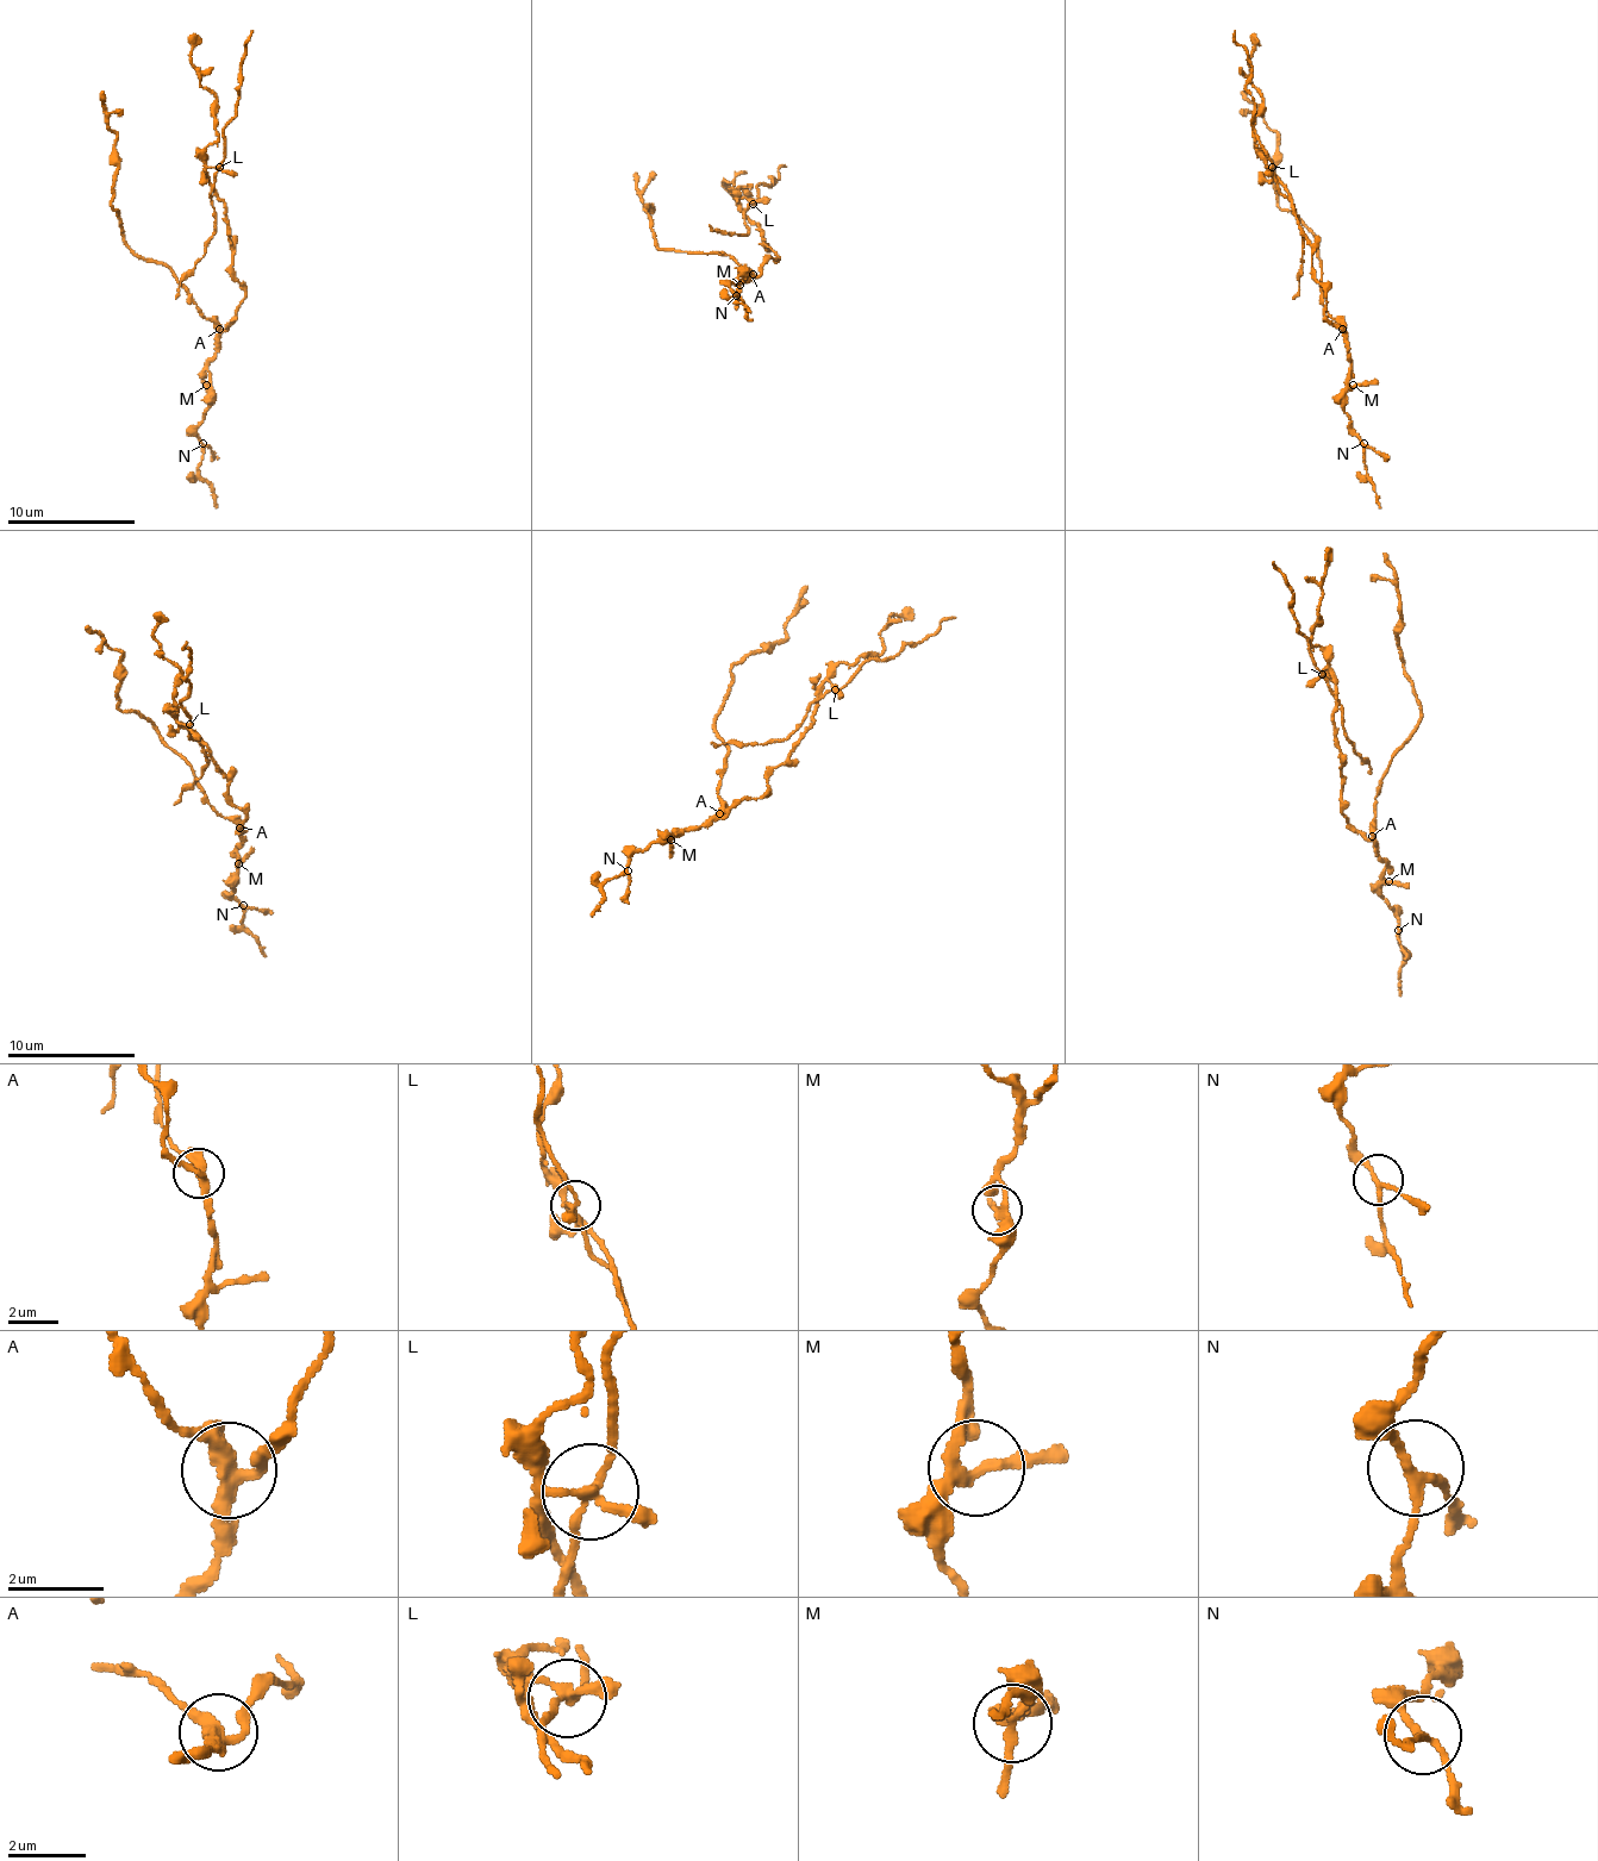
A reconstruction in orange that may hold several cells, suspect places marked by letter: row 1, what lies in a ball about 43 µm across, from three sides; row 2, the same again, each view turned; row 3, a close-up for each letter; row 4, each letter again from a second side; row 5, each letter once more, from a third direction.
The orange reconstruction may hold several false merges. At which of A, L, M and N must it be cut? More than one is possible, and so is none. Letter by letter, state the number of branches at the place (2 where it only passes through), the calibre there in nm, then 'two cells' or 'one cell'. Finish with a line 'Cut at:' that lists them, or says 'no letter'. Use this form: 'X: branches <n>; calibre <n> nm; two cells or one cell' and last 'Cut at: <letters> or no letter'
A: branches 3; calibre 320 nm; two cells
L: branches 4; calibre 180 nm; two cells
M: branches 3; calibre 190 nm; one cell
N: branches 3; calibre 160 nm; one cell
Cut at: A, L

